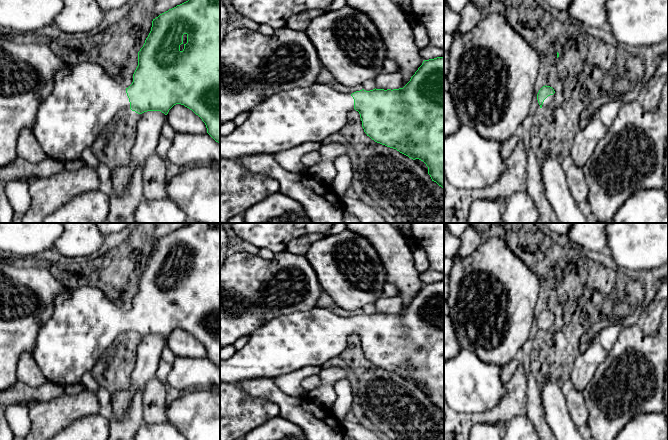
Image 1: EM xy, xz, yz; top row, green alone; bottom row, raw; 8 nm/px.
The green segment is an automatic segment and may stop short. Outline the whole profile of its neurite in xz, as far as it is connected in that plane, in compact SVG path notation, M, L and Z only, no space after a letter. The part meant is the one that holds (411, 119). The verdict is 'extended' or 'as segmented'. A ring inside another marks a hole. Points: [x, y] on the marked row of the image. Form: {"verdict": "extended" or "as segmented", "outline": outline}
{"verdict": "extended", "outline": "M444 56L437 57L434 59L424 60L422 65L411 77L410 81L403 88L399 88L399 89L384 90L384 89L375 88L370 91L366 91L362 89L352 94L348 94L348 93L341 93L327 85L316 83L311 86L300 86L294 89L280 91L268 97L260 104L256 105L249 112L248 119L243 124L236 126L236 128L231 133L227 135L220 135L220 158L226 160L236 160L243 156L256 155L259 153L275 154L280 151L285 151L293 147L297 147L306 142L322 142L328 136L341 131L341 129L347 122L347 117L349 112L354 109L358 111L360 114L362 127L364 129L364 132L367 134L367 136L369 136L372 140L374 140L377 143L396 149L400 153L408 156L413 160L419 159L423 161L428 167L428 174L430 175L432 181L436 182L439 186L441 186L444 189Z"}

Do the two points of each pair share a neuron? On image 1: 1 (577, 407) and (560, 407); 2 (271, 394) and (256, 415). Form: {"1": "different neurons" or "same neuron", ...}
{"1": "different neurons", "2": "different neurons"}

